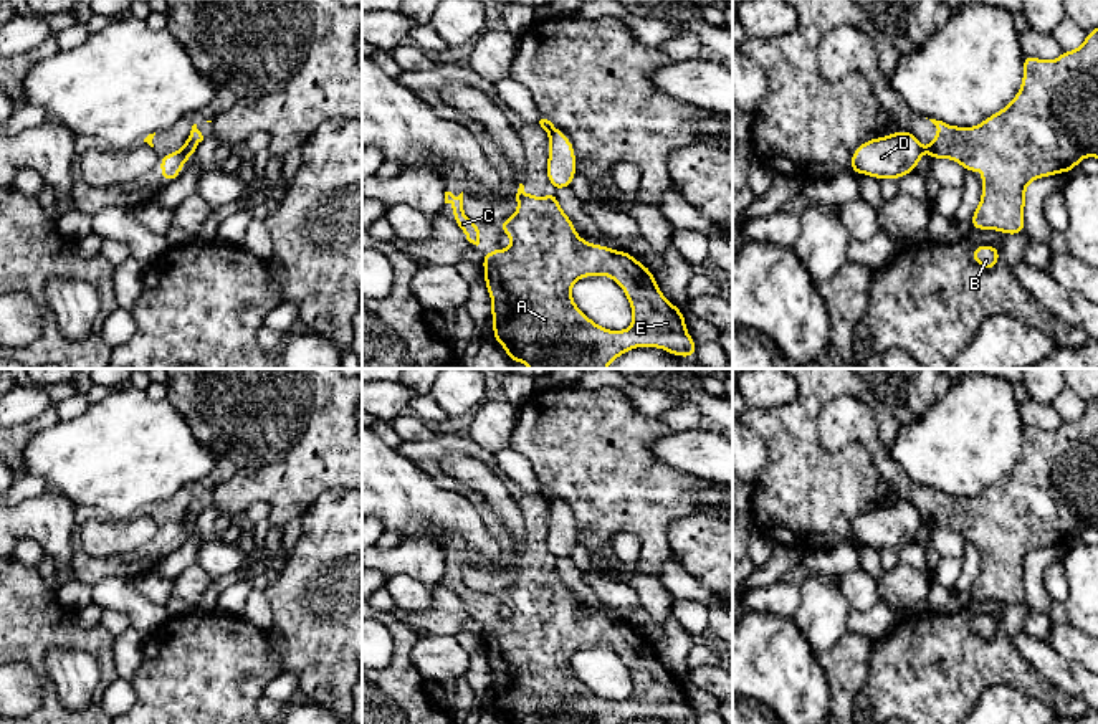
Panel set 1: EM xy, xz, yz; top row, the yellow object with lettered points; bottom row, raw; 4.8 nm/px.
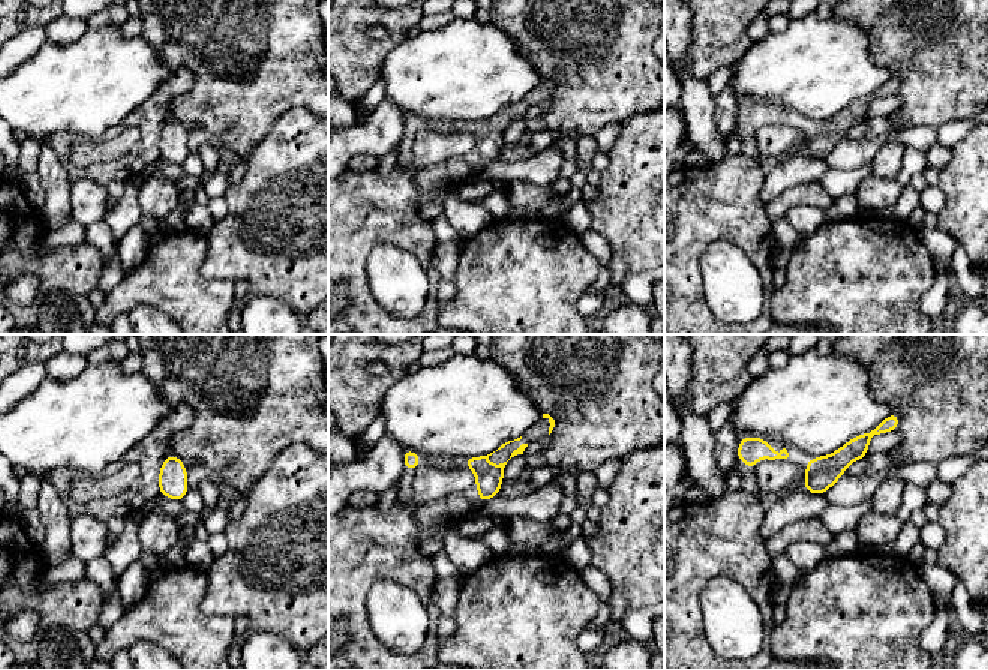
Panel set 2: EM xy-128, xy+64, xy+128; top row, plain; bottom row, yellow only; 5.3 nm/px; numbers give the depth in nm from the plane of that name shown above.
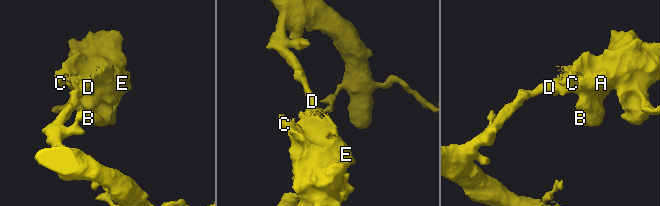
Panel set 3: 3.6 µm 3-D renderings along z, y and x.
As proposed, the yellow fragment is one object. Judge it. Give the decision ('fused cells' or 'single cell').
fused cells

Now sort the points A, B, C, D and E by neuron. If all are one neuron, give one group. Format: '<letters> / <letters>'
A B C E / D

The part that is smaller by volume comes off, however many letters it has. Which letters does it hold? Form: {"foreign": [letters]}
{"foreign": ["A", "B", "C", "E"]}

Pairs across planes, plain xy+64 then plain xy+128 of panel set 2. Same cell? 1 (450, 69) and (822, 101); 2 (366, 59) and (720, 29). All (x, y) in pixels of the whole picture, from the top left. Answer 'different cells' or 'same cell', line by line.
1: same cell
2: same cell

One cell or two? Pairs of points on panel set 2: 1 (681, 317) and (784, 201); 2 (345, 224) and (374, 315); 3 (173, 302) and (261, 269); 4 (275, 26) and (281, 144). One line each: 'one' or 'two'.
1: two
2: one
3: two
4: two

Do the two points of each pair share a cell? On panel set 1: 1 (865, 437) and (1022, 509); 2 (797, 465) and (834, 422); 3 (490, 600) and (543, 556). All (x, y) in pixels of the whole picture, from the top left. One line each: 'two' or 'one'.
1: one
2: two
3: one

